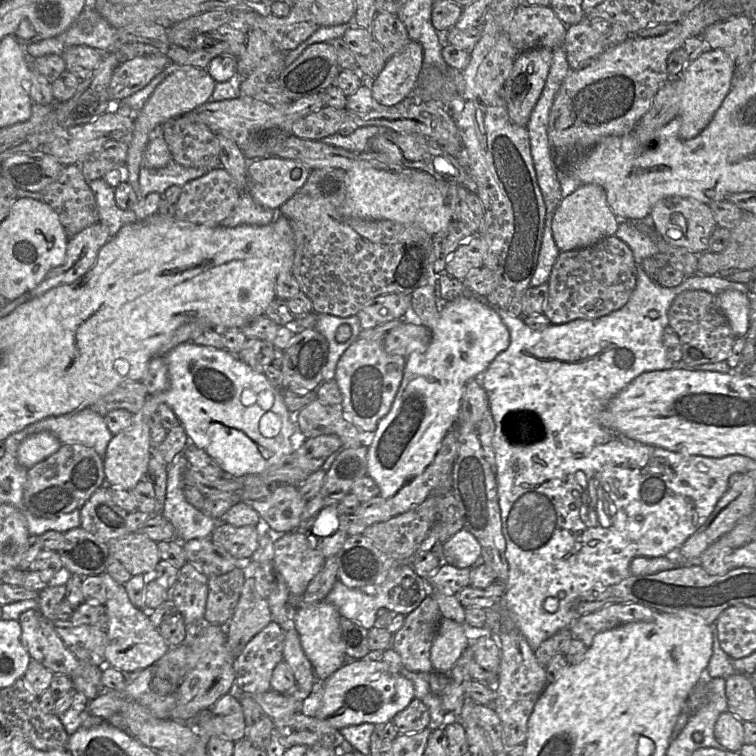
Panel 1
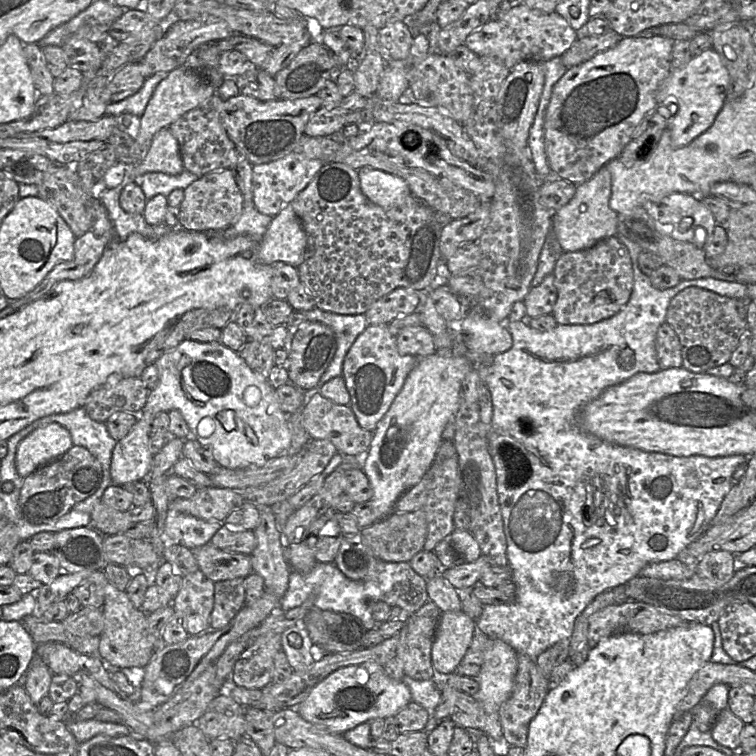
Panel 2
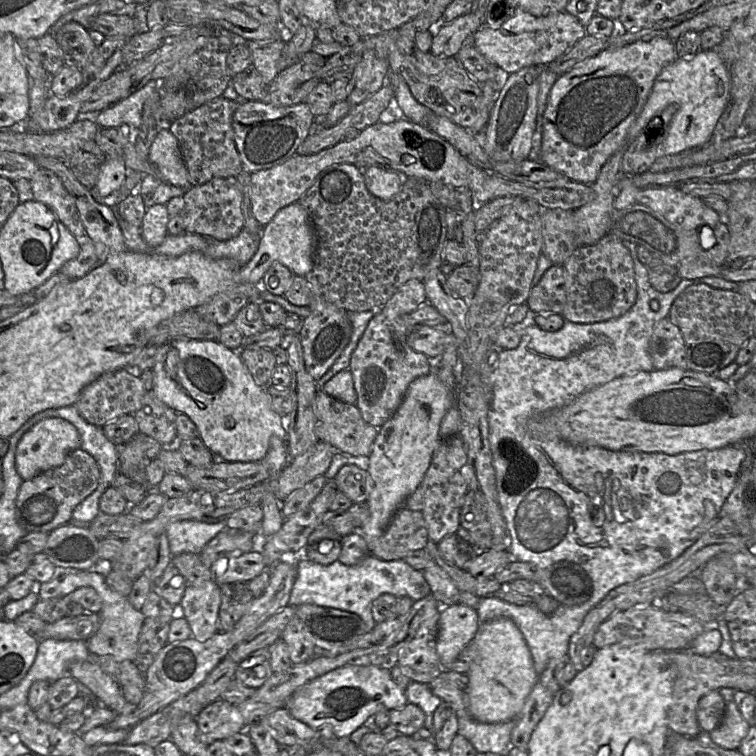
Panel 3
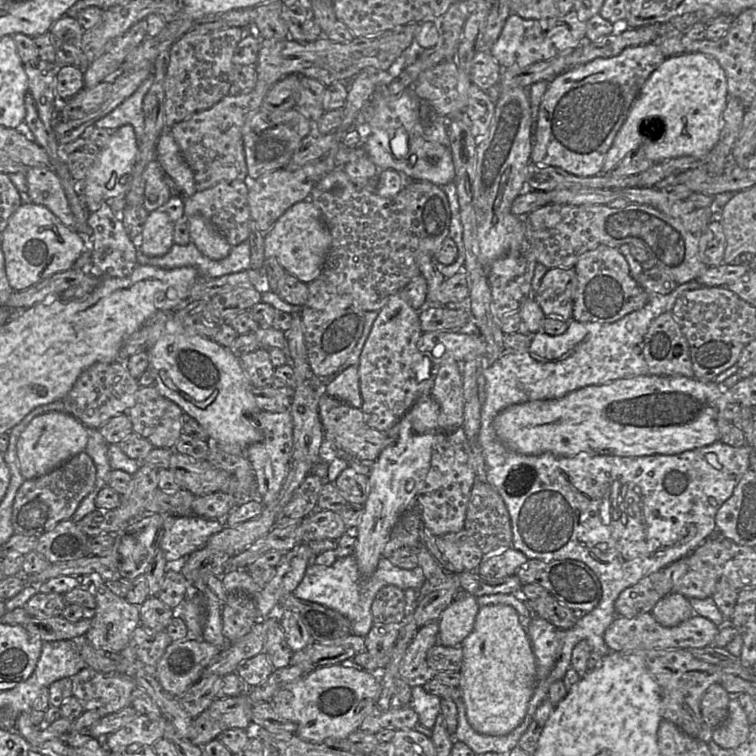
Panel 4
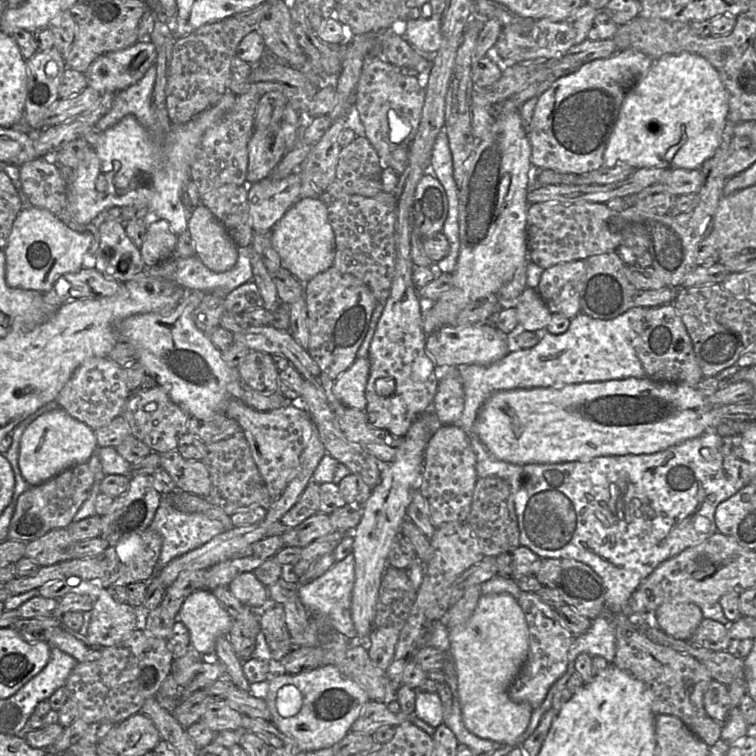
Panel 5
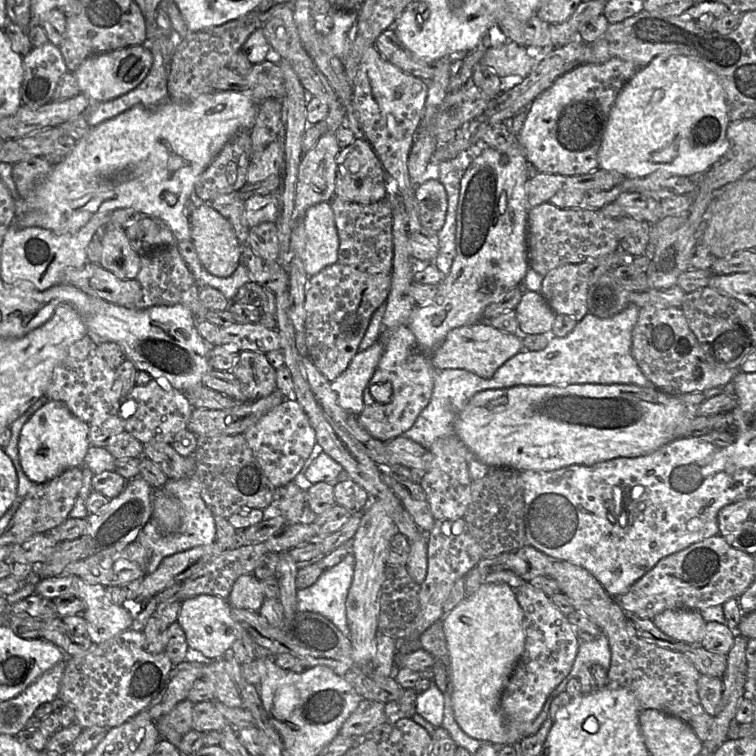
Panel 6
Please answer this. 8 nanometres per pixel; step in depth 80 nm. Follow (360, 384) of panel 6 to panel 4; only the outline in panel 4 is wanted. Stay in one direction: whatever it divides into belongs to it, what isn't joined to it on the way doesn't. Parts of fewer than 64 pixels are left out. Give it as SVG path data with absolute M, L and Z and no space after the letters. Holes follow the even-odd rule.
M352 365L336 374L338 375L326 384L324 392L352 407L361 409L362 398L360 394L358 366Z

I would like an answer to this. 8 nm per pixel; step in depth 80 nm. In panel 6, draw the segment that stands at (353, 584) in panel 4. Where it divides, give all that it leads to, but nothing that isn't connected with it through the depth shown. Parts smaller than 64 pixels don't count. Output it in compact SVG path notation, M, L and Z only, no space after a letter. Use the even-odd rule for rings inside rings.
M350 551L335 566L325 569L311 586L297 589L297 609L316 612L329 619L350 639L346 599L354 575L355 557Z

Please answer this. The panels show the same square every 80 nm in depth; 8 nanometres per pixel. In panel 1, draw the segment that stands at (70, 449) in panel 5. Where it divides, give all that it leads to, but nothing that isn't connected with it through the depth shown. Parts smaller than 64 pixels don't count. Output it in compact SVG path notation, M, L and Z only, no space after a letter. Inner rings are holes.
M50 432L33 434L20 444L17 452L18 462L29 470L57 452L61 445L59 439Z

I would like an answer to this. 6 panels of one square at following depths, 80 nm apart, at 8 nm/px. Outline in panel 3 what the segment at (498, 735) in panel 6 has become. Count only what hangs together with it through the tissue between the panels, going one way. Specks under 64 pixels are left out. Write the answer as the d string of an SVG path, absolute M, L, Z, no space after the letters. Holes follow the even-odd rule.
M499 617L480 623L471 644L472 662L467 672L469 682L465 689L470 716L486 724L514 719L539 681L522 632L510 618Z

